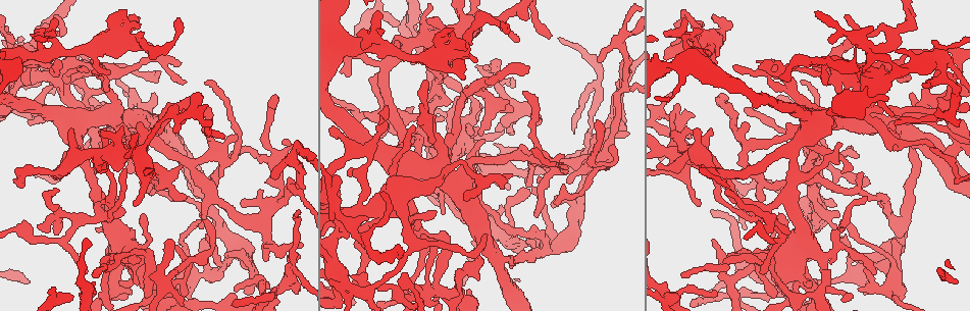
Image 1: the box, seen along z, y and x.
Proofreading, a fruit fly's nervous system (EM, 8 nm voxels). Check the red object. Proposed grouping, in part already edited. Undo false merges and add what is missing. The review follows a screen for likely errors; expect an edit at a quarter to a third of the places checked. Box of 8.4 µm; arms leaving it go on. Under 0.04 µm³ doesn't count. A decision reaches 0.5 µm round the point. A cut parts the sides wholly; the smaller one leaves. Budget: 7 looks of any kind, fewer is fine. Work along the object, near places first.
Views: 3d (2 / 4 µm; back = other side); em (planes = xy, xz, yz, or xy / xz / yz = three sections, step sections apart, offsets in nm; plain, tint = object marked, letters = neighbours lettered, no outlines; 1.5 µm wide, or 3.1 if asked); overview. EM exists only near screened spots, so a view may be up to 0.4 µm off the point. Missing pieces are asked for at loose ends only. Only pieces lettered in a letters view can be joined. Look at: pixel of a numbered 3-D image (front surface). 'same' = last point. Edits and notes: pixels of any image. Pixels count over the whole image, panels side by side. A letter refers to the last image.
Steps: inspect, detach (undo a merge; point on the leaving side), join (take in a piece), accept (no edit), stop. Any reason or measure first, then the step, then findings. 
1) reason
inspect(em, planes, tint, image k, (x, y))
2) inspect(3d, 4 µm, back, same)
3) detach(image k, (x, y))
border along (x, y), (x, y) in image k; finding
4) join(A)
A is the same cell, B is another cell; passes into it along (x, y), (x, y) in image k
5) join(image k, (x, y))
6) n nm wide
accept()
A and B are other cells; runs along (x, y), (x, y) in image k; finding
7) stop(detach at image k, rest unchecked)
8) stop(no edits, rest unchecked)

narrows sharply
inspect(em, planes, letters, image 1, (673, 120))

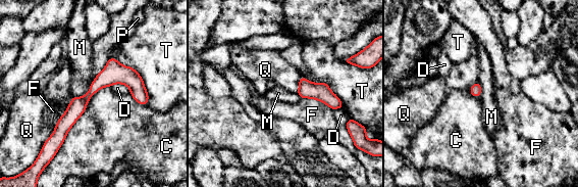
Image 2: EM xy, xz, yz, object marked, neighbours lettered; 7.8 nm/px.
C touches over 700 nm
accept()
C, D, F, M, P, Q and T are other cells; border along (96, 76), (86, 93), (73, 96) in image 2; one neuron here

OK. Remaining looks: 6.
free end
inspect(3d, 2 µm, image 1, (36, 29))

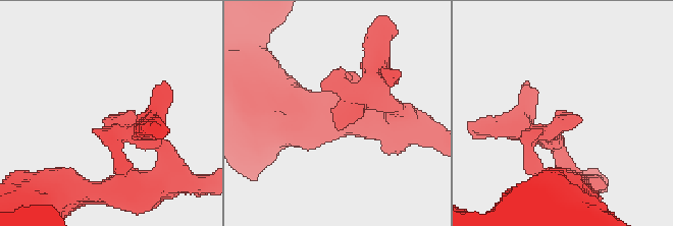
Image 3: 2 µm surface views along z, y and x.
inspect(em, planes, letters, image 3, (579, 117))

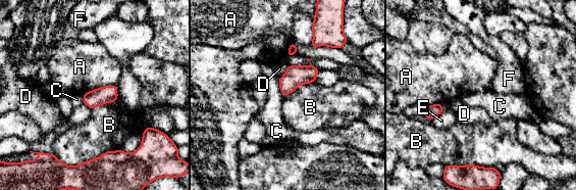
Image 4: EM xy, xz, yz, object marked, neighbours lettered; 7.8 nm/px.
accept()
A, B, C, D, E and F are other cells; border along (119, 149), (105, 151), (84, 162) in image 4; no lettered piece goes on from it

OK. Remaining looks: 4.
branch stops here
inspect(em, planes, tint, image 1, (351, 276))

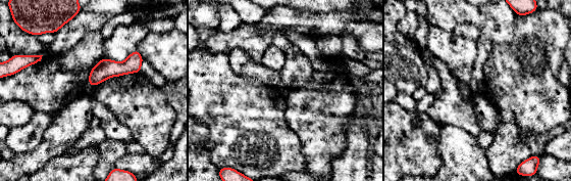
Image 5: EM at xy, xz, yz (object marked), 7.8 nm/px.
see the neighbours
inspect(em, planes, letters, same)

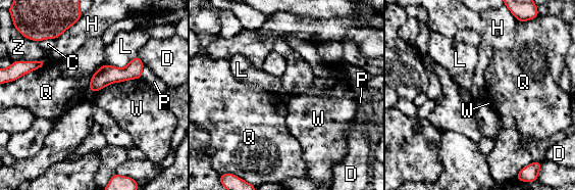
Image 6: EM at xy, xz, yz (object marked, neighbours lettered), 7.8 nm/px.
160 nm wide
accept()
C, D, H, L, P, Q, W and Z are other cells; border along (44, 61), (39, 67), (20, 77) in image 6; none of them fits

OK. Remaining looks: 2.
stop(no edits, rest unchecked)

